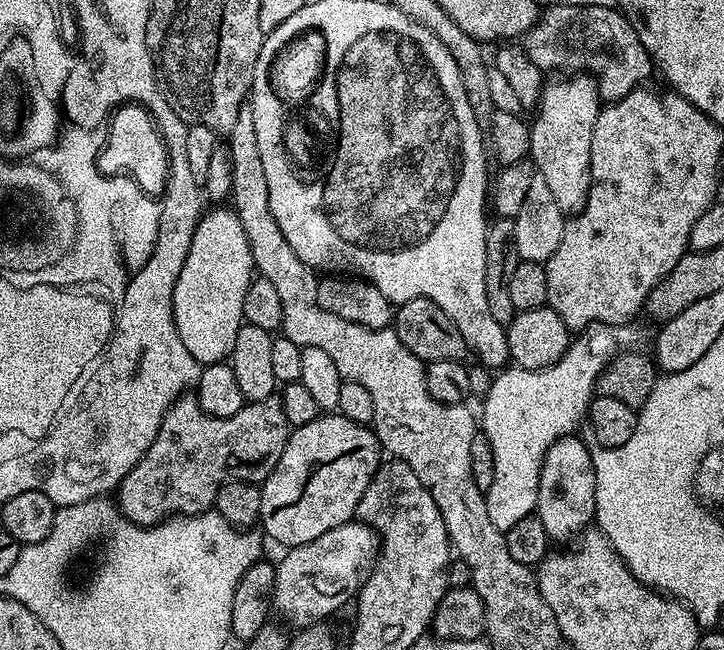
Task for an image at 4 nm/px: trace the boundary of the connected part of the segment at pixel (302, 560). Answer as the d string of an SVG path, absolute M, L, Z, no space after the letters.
M359 522L334 526L334 530L326 530L326 534L322 534L322 538L314 538L314 542L288 548L285 556L278 560L274 574L272 608L275 615L277 612L285 625L293 624L296 630L332 618L328 616L334 615L359 592L379 551L380 537L376 531Z

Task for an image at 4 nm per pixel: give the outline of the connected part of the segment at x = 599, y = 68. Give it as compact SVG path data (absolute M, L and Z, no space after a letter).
M559 2L553 3L553 8L545 7L541 11L539 20L530 31L522 37L524 53L541 70L548 68L561 68L564 74L584 74L593 77L596 88L600 92L600 99L604 102L620 100L634 89L641 87L644 80L651 72L654 65L651 56L648 55L646 46L638 38L638 34L630 26L630 22L624 18L623 12L615 7L603 8L602 6L562 6Z

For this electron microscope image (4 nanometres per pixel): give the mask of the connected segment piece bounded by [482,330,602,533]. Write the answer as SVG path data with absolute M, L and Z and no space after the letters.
M584 330L580 336L571 341L570 347L558 362L546 366L537 372L525 368L508 366L493 379L487 392L483 393L484 420L482 416L482 434L490 442L490 450L494 450L494 482L490 482L490 490L484 493L486 511L490 514L490 522L498 526L500 532L506 533L514 522L533 515L538 502L538 482L540 481L540 461L544 459L544 452L556 440L563 436L573 435L576 427L588 415L590 396L588 388L595 385L601 371L602 360L596 357L600 344L591 336L591 331Z

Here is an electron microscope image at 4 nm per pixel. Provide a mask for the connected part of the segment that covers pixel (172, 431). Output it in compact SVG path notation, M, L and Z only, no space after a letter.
M181 394L176 397L173 404L168 407L166 414L162 418L162 426L158 430L158 434L154 438L154 442L150 442L150 450L146 450L146 454L142 454L142 458L134 466L134 470L130 474L126 474L126 478L121 482L118 489L118 507L125 520L130 520L134 524L143 524L151 526L159 524L161 520L169 519L173 516L197 516L199 512L207 512L216 503L216 495L221 486L227 480L244 480L247 484L260 484L266 477L272 473L274 466L278 466L278 458L282 458L282 450L288 441L288 433L290 425L286 422L286 413L282 410L282 402L279 395L273 394L262 398L261 400L254 400L245 403L242 410L238 410L238 414L234 414L230 418L214 418L208 416L201 410L199 402L197 402L195 395Z

